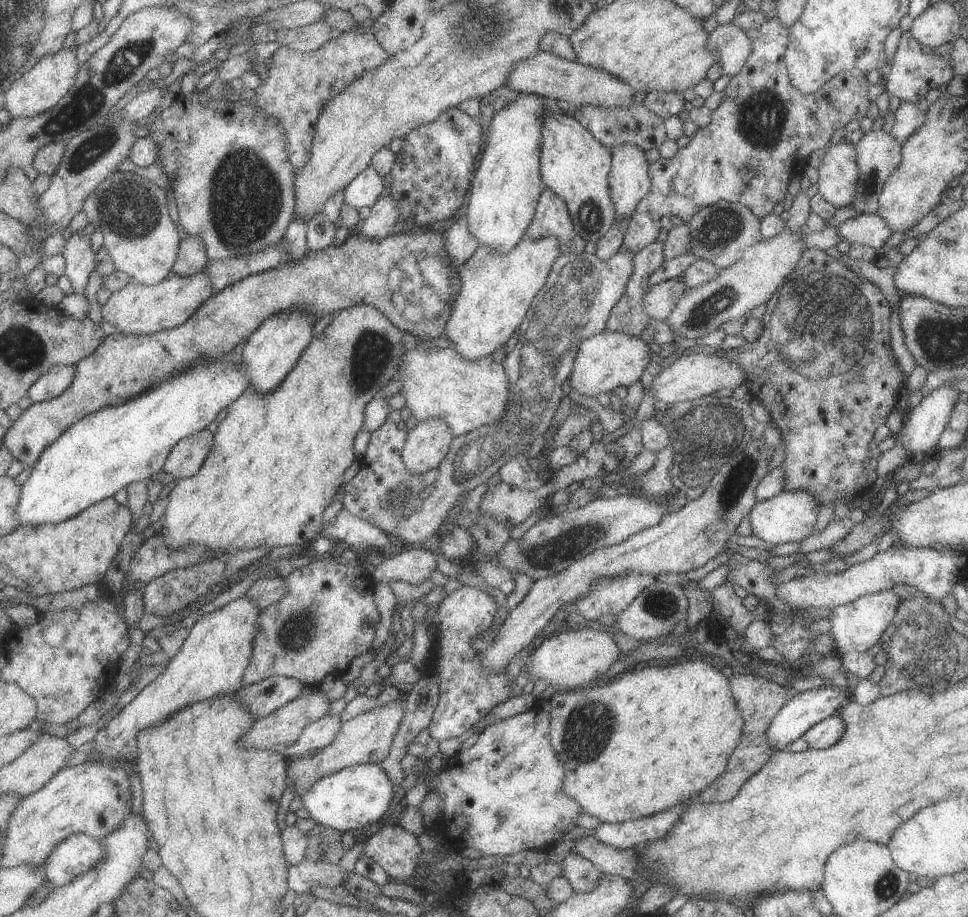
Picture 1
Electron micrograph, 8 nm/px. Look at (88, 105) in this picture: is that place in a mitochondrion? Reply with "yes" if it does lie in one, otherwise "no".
yes

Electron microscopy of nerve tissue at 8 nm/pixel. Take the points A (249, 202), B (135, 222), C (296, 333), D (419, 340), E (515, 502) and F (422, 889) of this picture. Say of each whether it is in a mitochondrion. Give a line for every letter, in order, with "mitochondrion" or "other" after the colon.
A: mitochondrion
B: mitochondrion
C: other
D: other
E: other
F: other

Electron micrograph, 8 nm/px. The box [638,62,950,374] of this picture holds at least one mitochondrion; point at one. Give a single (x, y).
(762, 119)

